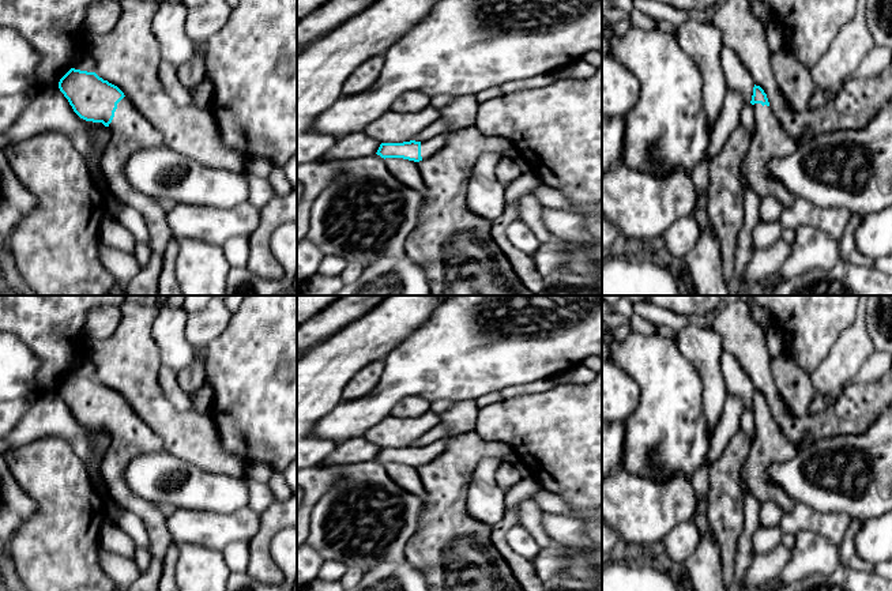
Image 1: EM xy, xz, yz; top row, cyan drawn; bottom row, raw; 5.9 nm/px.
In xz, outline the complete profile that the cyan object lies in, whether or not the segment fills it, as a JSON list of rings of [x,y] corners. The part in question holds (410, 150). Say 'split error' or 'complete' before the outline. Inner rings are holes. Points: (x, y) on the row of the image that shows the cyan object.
split error; [[[440,133],[424,142],[403,142],[403,143],[381,143],[377,155],[381,158],[403,158],[419,162],[425,158],[436,155],[445,144],[447,133]]]

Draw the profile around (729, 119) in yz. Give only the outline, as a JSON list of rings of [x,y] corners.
[[[727,89],[724,102],[710,135],[707,158],[692,172],[692,180],[697,196],[708,193],[710,189],[710,159],[720,150],[729,135],[741,124],[741,112],[748,101],[735,90]]]

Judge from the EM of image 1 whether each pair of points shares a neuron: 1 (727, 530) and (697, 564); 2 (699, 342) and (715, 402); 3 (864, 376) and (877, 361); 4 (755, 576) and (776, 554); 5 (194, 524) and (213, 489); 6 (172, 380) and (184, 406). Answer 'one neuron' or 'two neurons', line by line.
1: two neurons
2: one neuron
3: one neuron
4: one neuron
5: two neurons
6: one neuron

